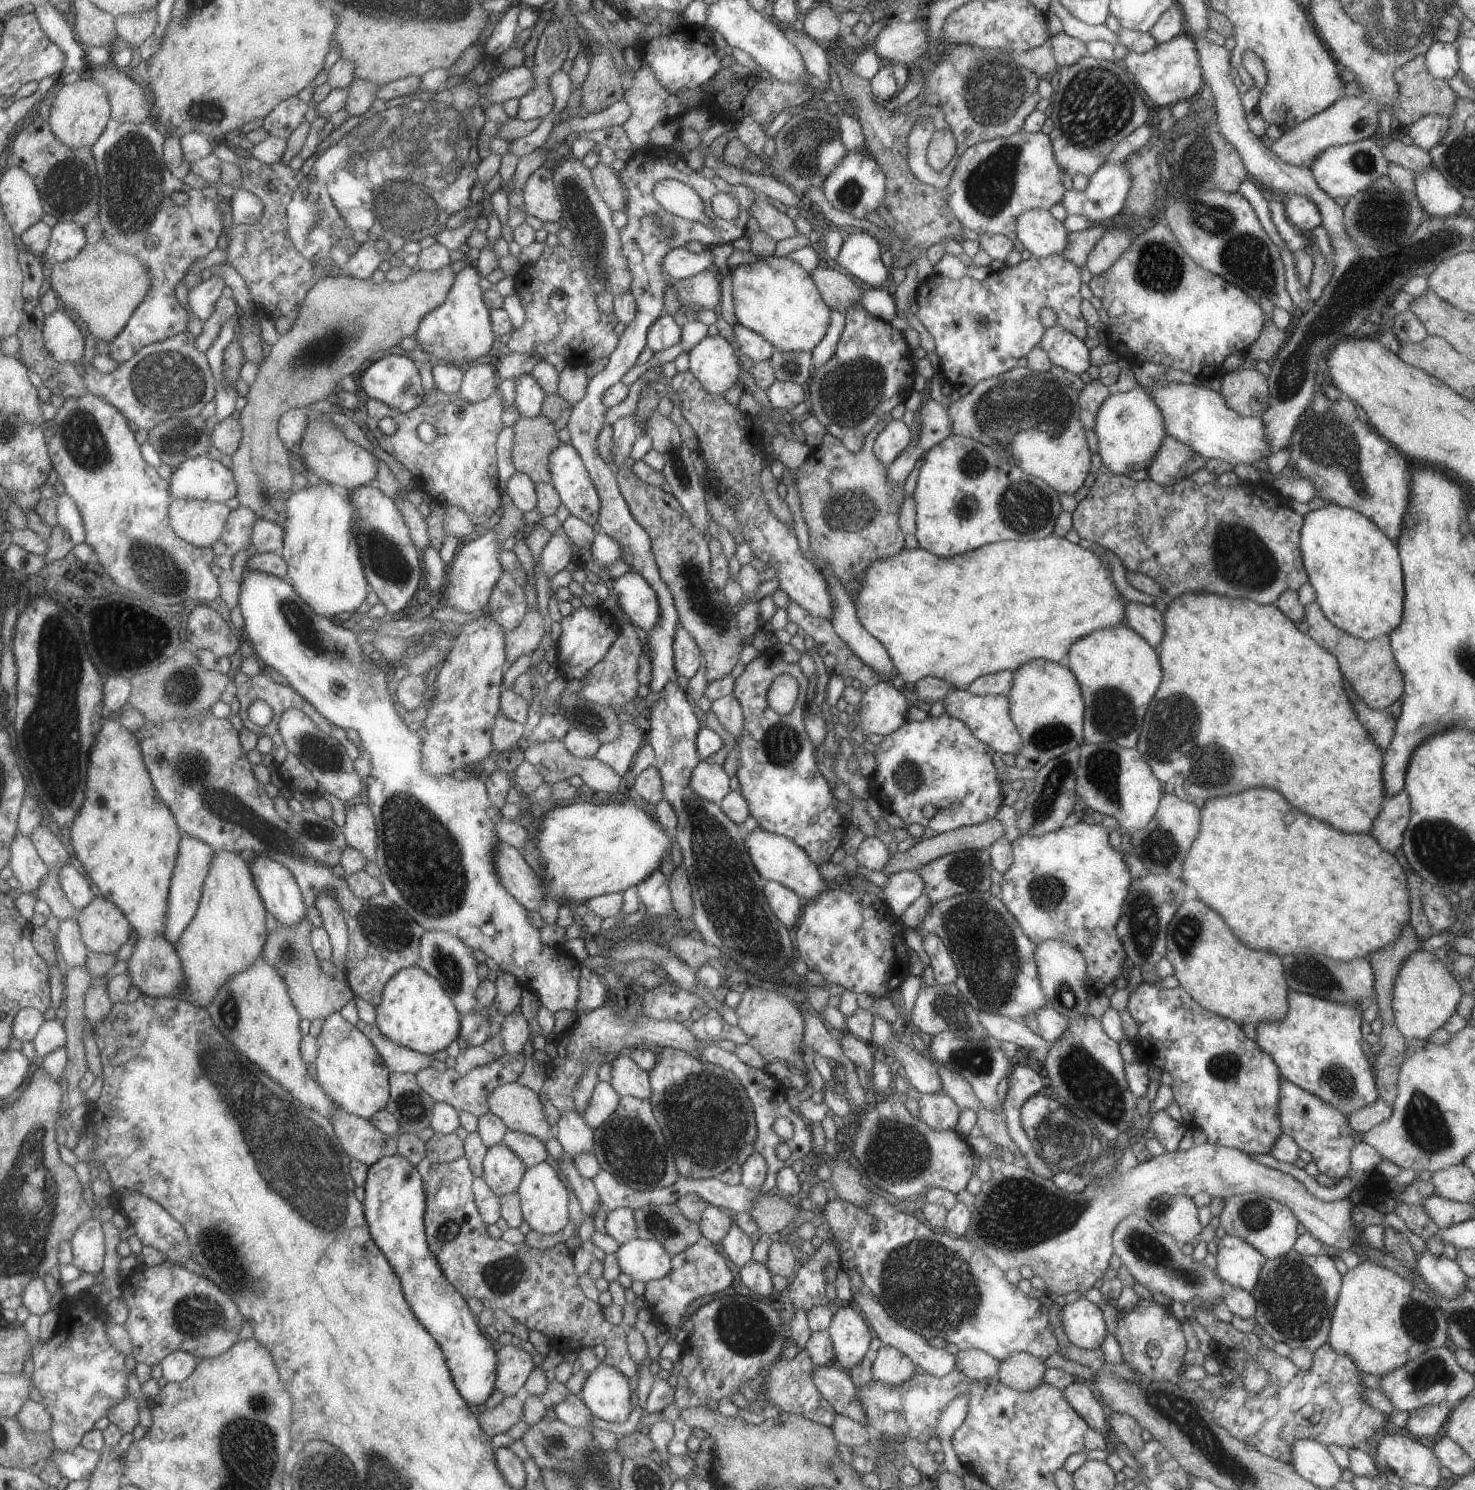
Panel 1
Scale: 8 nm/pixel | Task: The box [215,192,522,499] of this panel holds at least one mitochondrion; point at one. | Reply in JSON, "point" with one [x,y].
{"point":[322,353]}

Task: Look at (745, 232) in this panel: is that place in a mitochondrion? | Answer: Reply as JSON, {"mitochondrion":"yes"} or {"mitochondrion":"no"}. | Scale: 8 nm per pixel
{"mitochondrion":"no"}

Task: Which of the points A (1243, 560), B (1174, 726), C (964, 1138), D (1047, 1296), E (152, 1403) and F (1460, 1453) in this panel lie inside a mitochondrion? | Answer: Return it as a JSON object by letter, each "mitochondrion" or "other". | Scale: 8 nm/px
{"A":"mitochondrion","B":"mitochondrion","C":"other","D":"other","E":"other","F":"other"}

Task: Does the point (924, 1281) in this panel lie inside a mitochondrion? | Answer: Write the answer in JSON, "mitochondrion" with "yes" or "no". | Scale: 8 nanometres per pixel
{"mitochondrion":"yes"}

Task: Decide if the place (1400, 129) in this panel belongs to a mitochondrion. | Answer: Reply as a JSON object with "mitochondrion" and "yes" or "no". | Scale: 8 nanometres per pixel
{"mitochondrion":"no"}

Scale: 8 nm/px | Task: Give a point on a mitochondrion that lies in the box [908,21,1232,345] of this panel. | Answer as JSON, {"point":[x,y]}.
{"point":[1096,105]}

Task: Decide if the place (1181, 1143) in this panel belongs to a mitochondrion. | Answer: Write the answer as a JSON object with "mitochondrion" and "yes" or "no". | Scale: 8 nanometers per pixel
{"mitochondrion":"no"}

